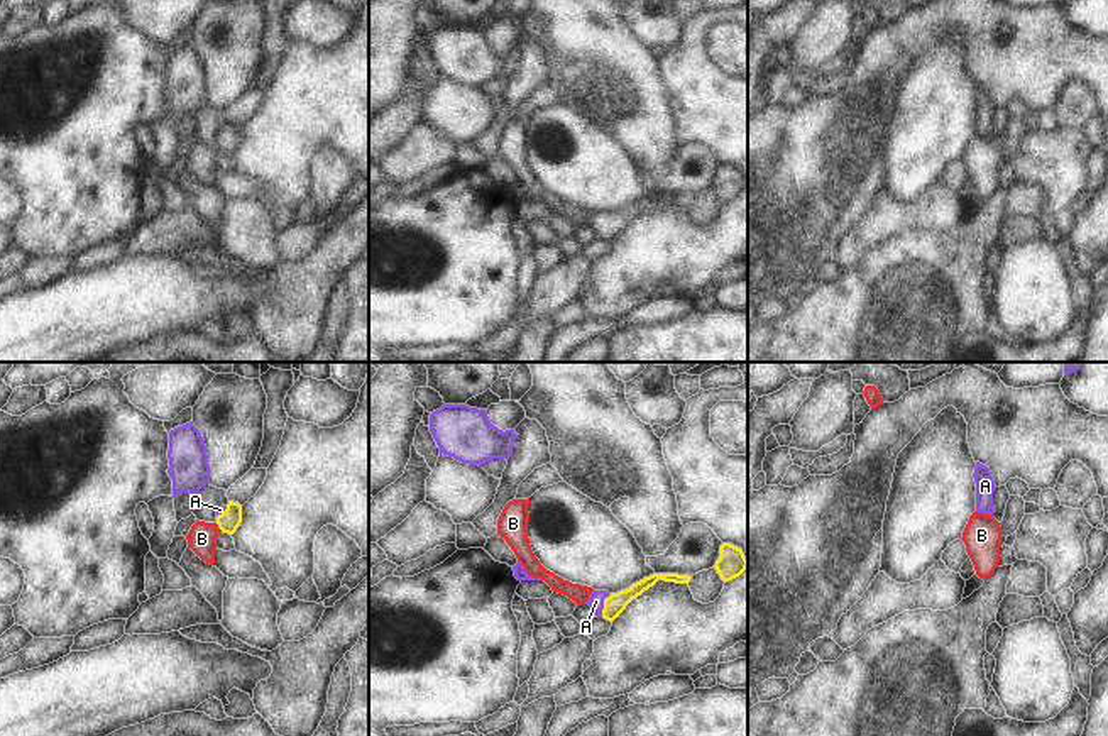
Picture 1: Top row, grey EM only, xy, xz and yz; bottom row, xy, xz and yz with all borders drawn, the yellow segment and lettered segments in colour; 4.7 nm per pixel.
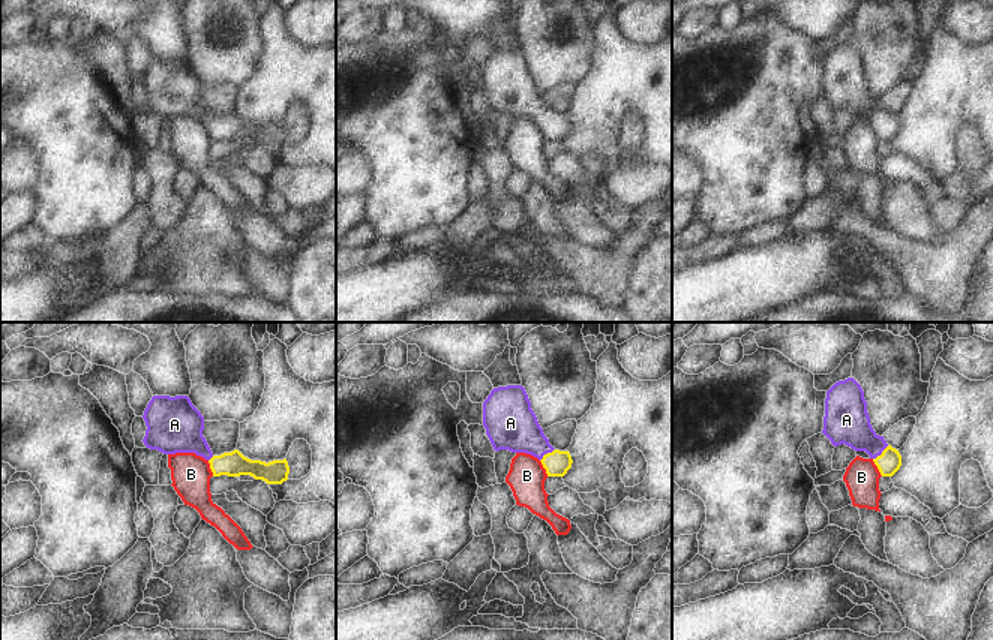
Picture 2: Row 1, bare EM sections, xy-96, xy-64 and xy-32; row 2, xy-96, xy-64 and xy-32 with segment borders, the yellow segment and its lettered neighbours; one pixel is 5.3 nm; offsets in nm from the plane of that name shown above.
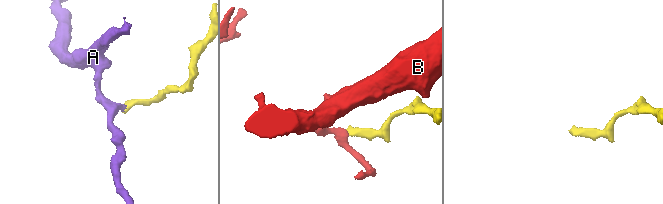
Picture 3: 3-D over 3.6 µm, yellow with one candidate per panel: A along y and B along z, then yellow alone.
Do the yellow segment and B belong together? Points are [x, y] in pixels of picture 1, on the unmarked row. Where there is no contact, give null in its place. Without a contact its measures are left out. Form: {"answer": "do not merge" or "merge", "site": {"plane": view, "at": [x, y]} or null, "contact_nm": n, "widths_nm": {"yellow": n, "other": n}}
{"answer": "do not merge", "site": {"plane": "xy", "at": [219, 148]}, "contact_nm": 50, "widths_nm": {"yellow": 100, "other": 140}}

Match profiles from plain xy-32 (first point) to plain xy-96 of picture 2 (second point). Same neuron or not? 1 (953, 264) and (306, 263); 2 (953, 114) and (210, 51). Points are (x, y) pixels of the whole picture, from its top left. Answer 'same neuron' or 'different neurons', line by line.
1: different neurons
2: different neurons

